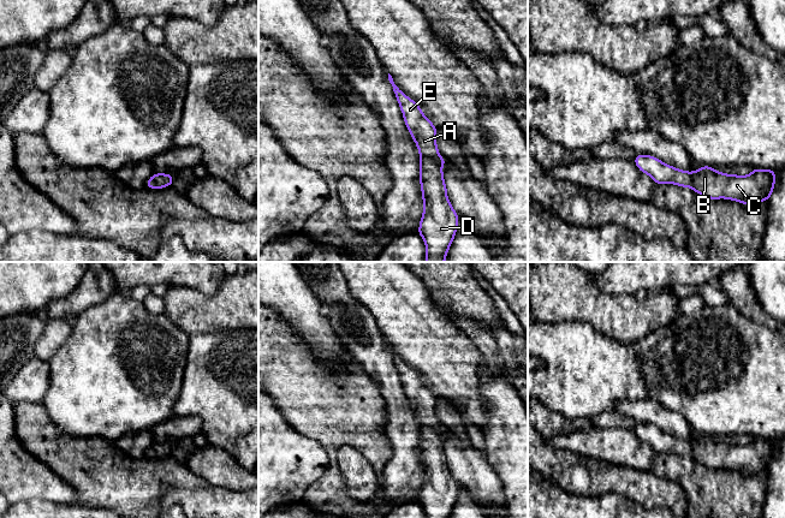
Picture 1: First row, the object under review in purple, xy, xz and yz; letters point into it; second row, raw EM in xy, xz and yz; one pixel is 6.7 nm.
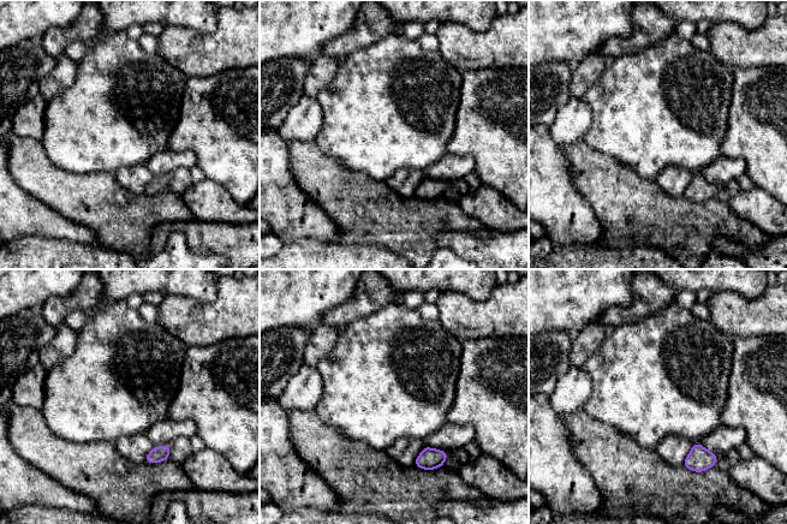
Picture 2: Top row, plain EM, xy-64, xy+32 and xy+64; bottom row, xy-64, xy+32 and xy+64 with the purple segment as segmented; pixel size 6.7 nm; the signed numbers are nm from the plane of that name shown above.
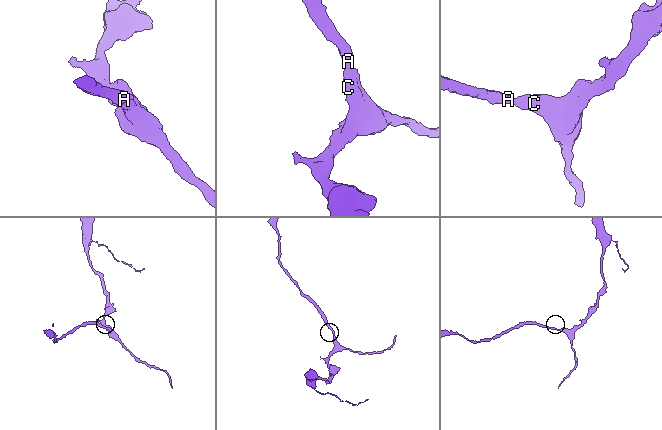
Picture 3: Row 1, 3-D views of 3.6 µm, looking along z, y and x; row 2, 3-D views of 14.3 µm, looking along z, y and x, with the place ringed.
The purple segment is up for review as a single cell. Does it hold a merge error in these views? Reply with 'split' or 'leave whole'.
leave whole

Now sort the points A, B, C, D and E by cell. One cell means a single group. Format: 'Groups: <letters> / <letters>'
Groups: A B C D E

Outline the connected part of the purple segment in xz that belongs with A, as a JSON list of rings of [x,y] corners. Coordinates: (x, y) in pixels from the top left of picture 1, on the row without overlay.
[[[389,343],[388,350],[403,382],[404,393],[421,424],[420,453],[423,483],[417,502],[424,510],[426,518],[450,518],[456,506],[459,486],[447,466],[447,457],[441,439],[447,429],[439,424],[438,398],[422,382],[420,374],[394,353]]]

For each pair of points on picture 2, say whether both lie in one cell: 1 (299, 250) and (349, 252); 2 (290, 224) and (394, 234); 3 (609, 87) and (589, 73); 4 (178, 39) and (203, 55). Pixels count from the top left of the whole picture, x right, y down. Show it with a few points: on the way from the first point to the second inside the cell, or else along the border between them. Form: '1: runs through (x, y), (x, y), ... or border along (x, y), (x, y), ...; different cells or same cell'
1: runs through (311, 252), (337, 252); same cell
2: border along (321, 207), (343, 233), (341, 240); different cells
3: border along (609, 60), (602, 75), (580, 97); different cells
4: runs through (184, 45), (192, 53), (197, 54); same cell

